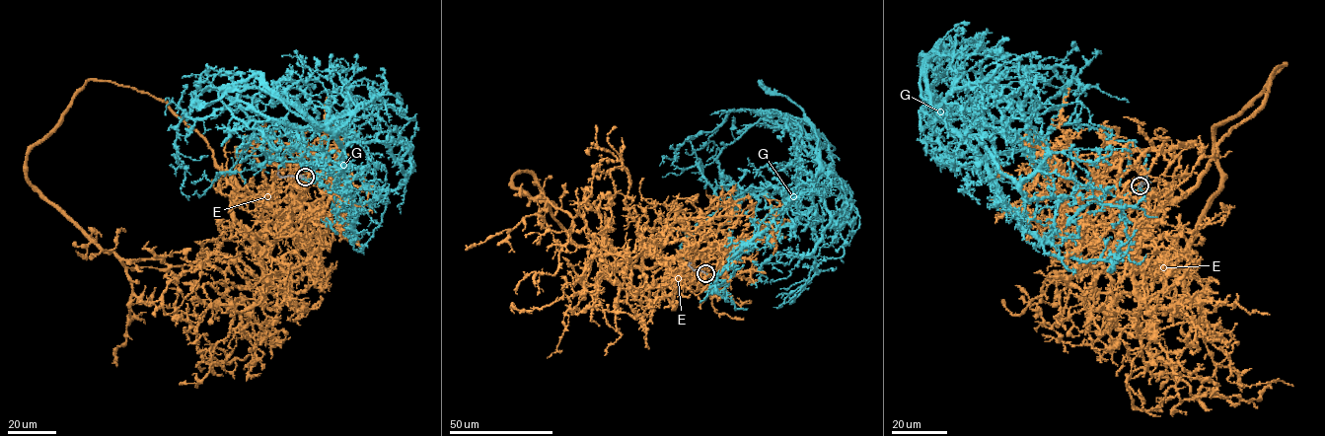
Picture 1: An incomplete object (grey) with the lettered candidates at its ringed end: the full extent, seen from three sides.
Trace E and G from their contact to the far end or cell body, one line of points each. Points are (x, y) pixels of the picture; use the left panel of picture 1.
E: (300, 175), (292, 214), (264, 207), (165, 102), (87, 81), (29, 149), (27, 179), (125, 268), (116, 366)
G: (305, 178), (333, 183), (351, 228), (332, 134), (234, 101), (178, 124), (188, 199)

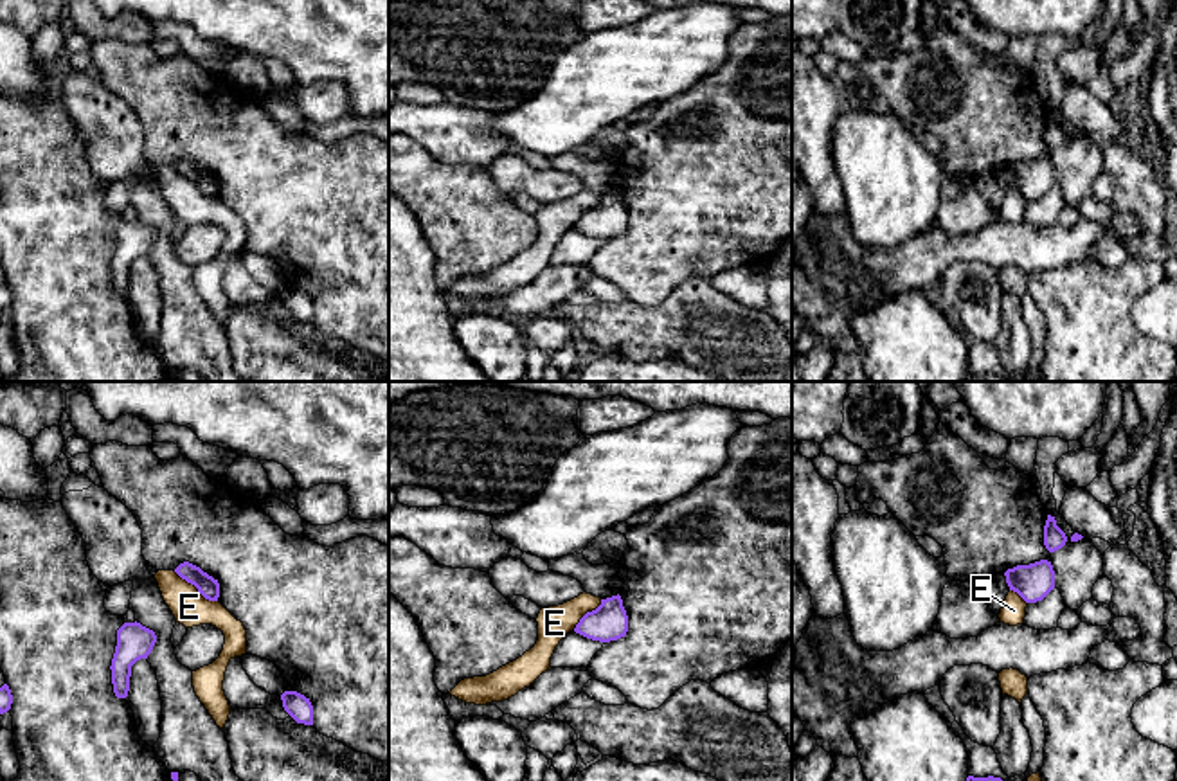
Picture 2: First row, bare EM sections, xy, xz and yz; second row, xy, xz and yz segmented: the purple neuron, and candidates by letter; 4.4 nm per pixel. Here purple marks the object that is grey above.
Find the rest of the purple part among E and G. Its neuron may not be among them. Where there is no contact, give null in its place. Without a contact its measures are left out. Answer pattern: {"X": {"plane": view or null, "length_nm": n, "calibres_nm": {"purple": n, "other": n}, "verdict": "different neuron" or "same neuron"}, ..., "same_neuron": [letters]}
{"E": {"plane": "xy", "length_nm": 240, "calibres_nm": {"purple": 90, "other": 160}, "verdict": "different neuron"}, "G": {"plane": null, "verdict": "same neuron"}, "same_neuron": ["G"]}

